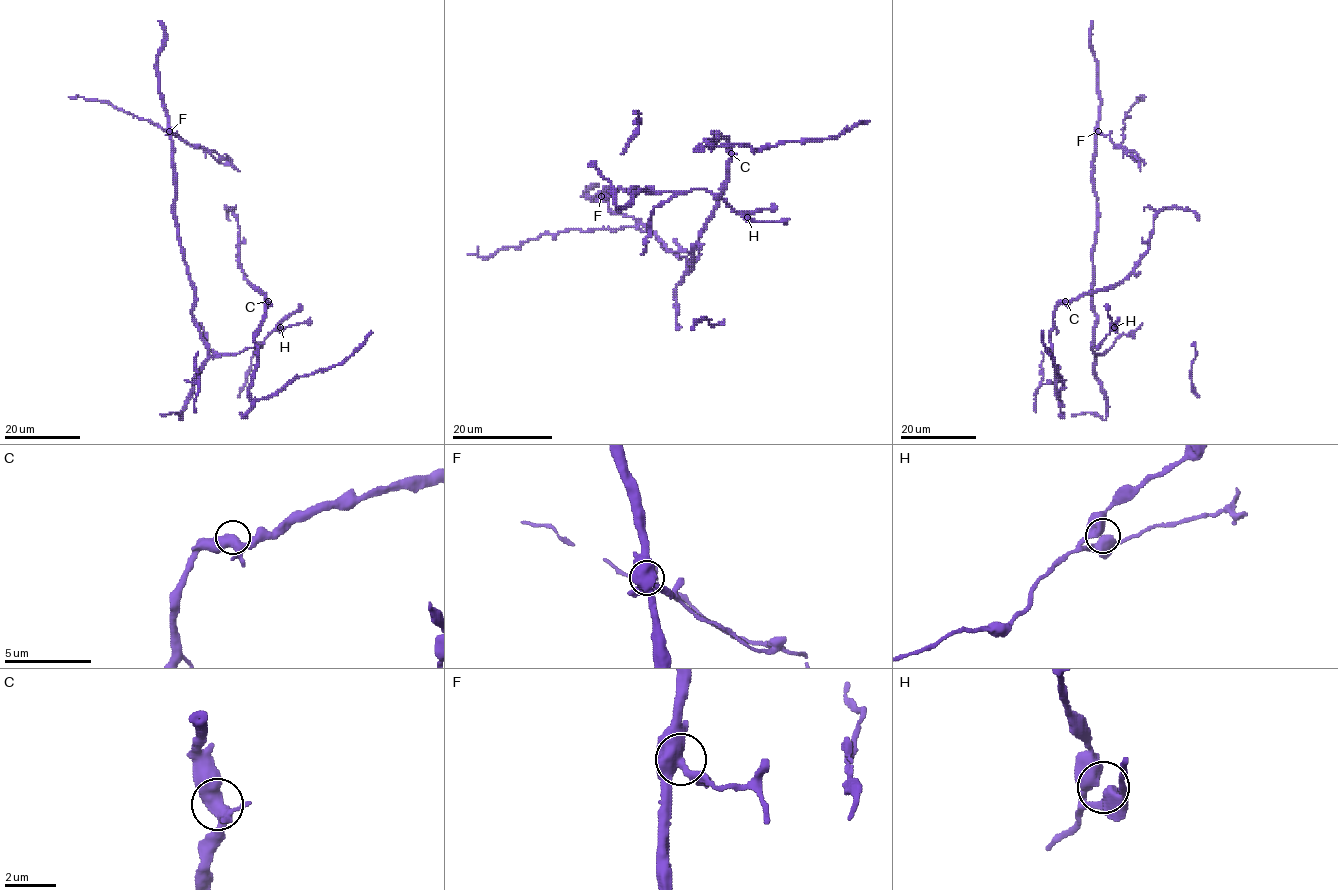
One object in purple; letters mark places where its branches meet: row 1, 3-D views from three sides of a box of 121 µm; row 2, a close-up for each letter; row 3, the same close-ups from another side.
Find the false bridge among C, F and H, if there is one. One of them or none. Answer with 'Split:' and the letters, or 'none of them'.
Split: F

